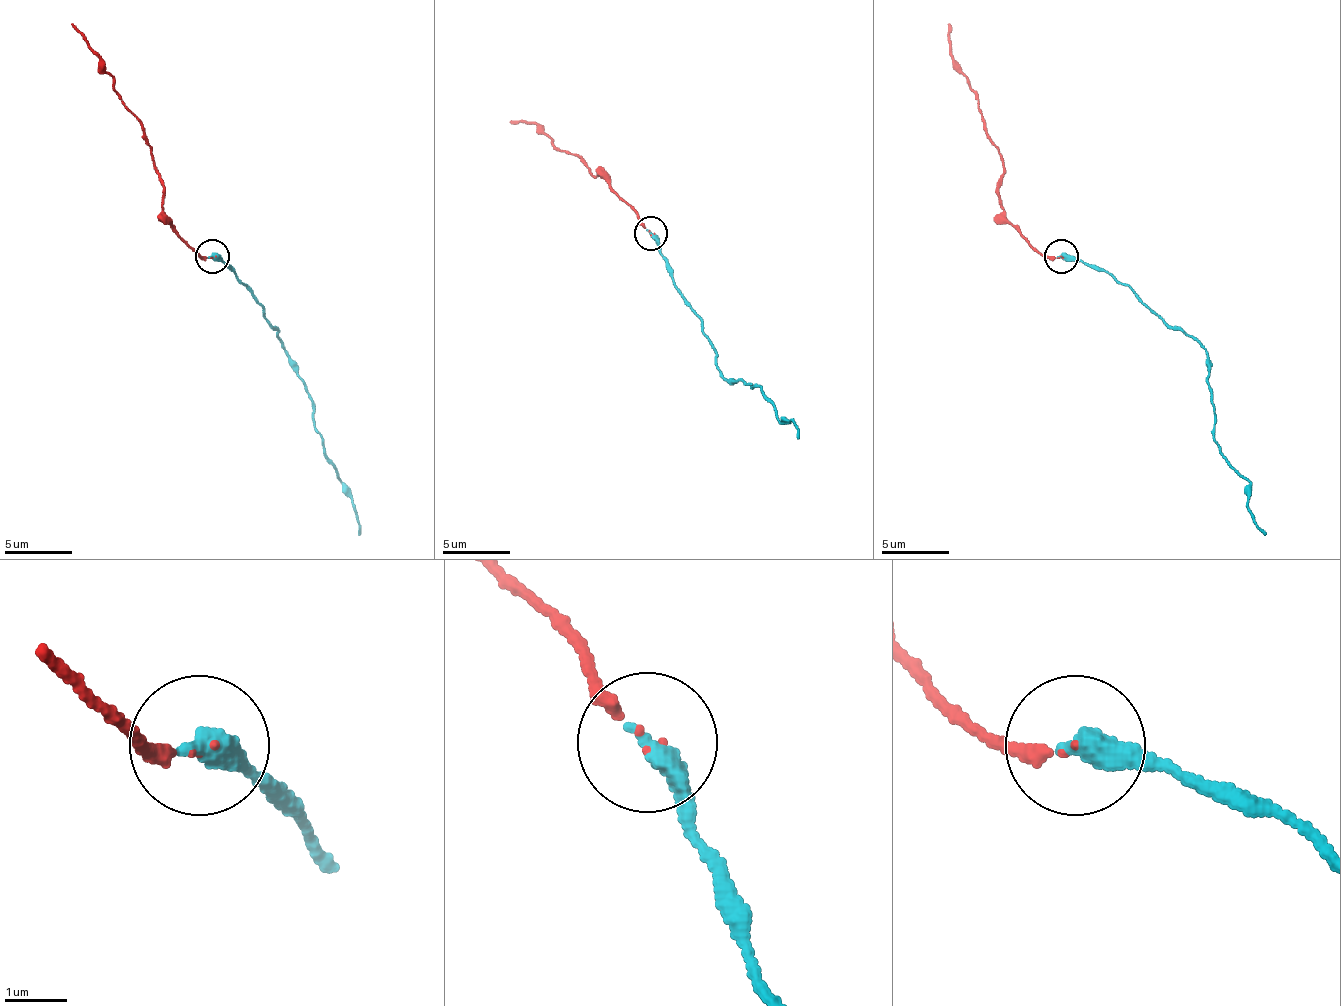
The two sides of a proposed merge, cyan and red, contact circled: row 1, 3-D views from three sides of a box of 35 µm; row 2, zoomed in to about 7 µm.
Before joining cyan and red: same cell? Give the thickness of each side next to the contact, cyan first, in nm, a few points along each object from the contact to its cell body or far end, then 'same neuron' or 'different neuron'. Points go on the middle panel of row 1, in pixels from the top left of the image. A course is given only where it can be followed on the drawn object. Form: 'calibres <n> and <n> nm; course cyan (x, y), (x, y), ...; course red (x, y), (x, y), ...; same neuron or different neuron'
calibres 400 and 90 nm; course cyan (651, 234), (658, 254), (682, 298), (702, 322), (726, 379), (759, 386), (779, 419), (793, 423), (800, 440); course red (651, 234), (638, 214), (601, 177), (601, 170), (594, 177), (584, 160), (561, 150), (534, 123), (510, 120); same neuron

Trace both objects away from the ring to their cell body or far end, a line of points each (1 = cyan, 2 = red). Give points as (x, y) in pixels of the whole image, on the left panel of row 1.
1: (213, 255), (264, 306), (311, 400), (321, 440), (341, 481), (361, 535)
2: (213, 258), (200, 255), (162, 215), (162, 178), (146, 127), (122, 100), (115, 80), (72, 23)

